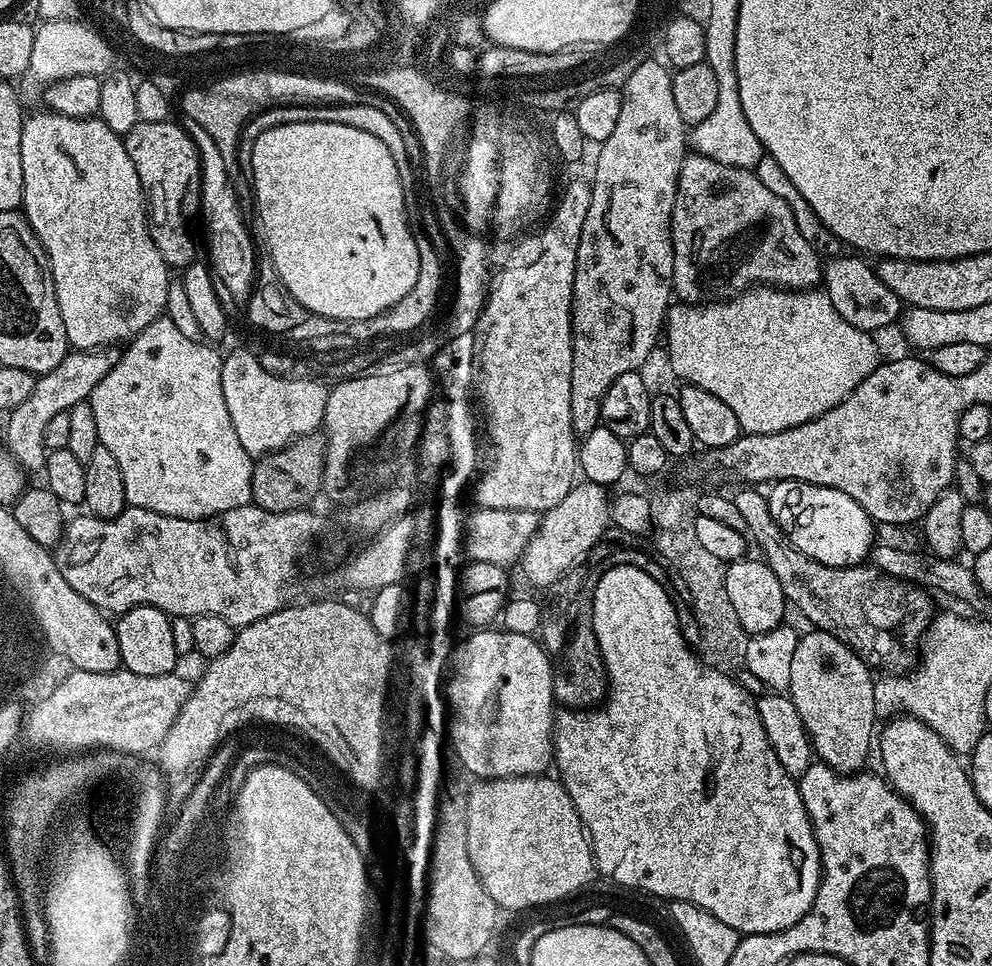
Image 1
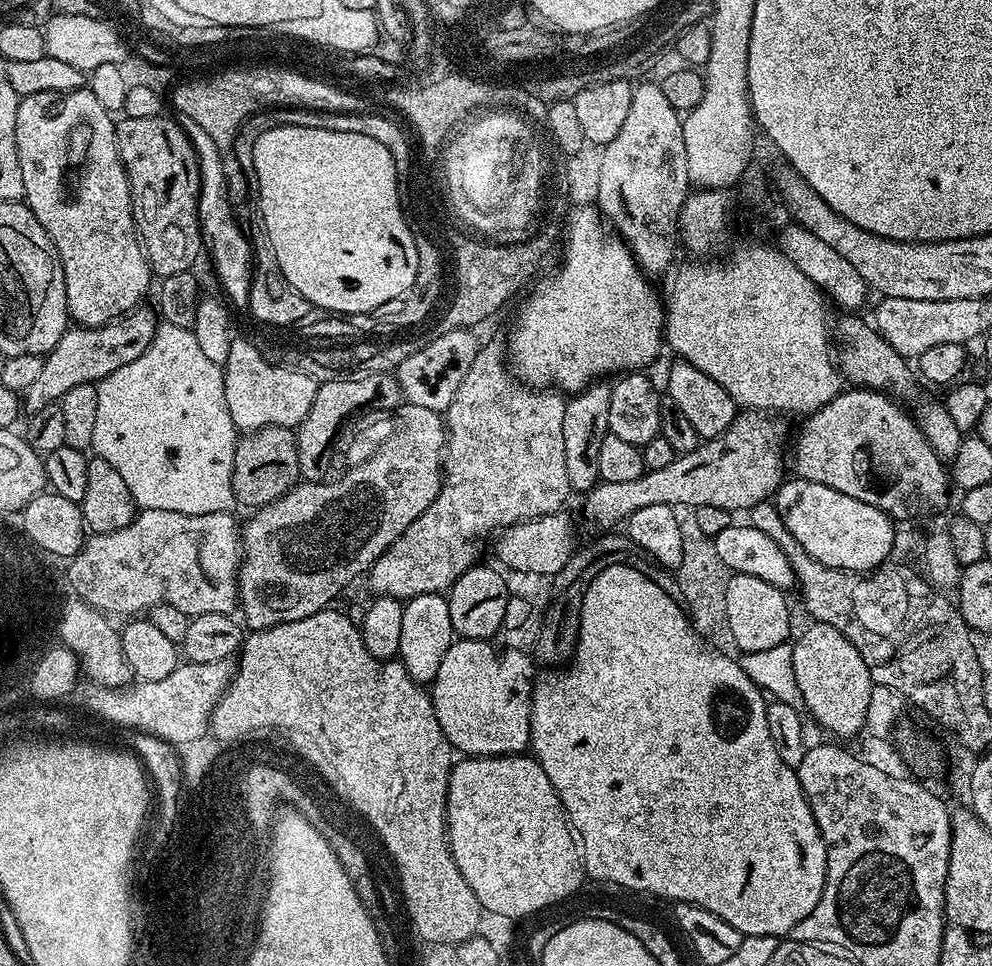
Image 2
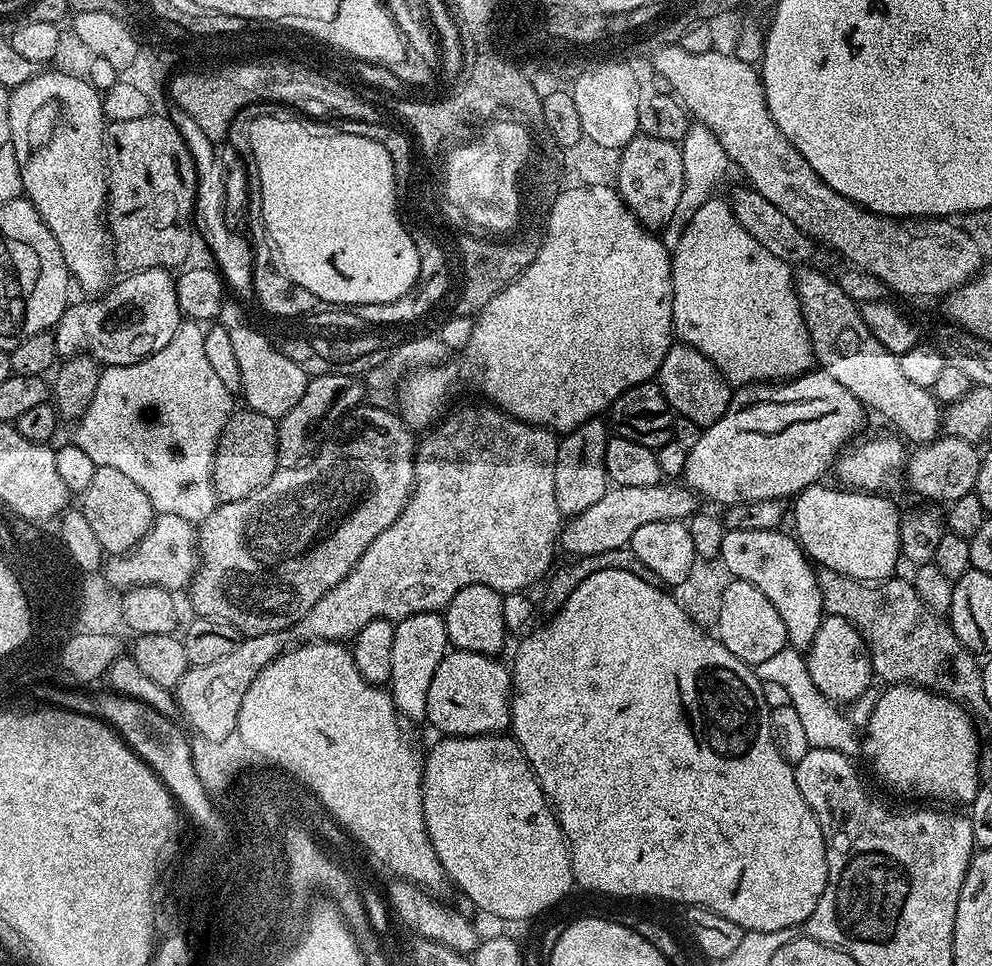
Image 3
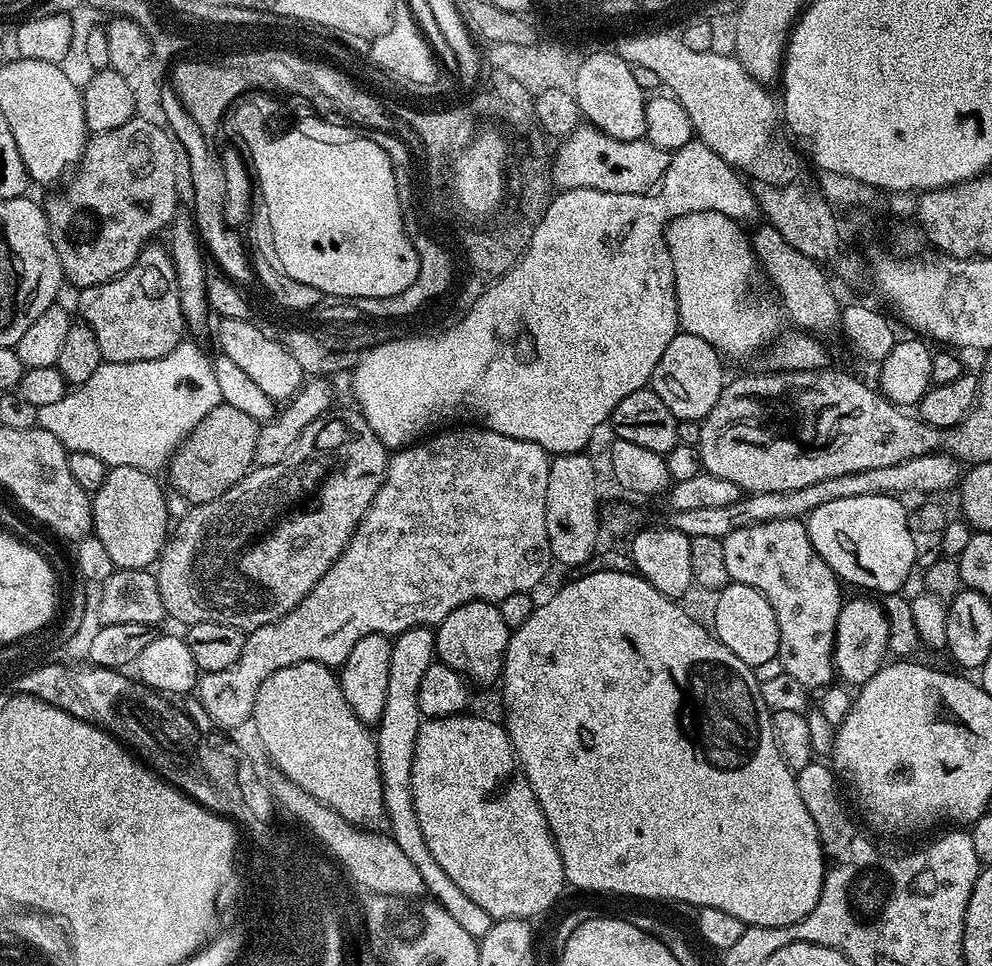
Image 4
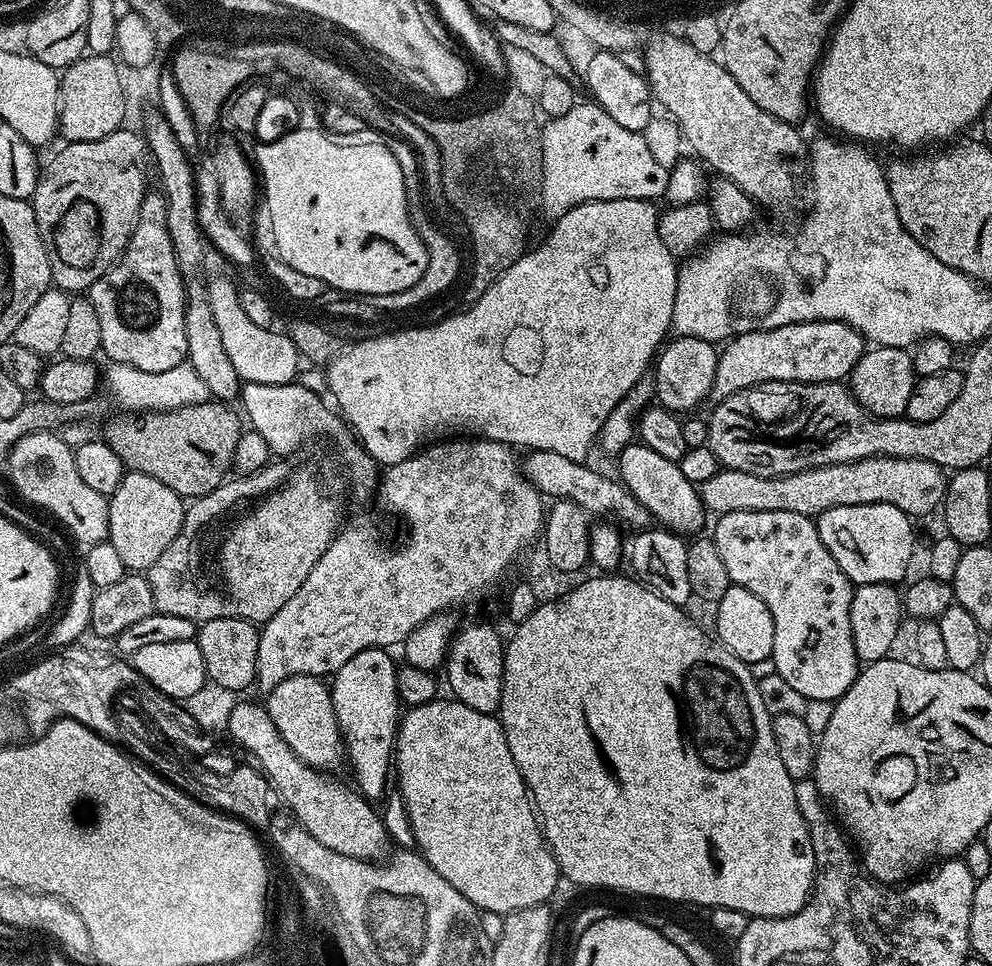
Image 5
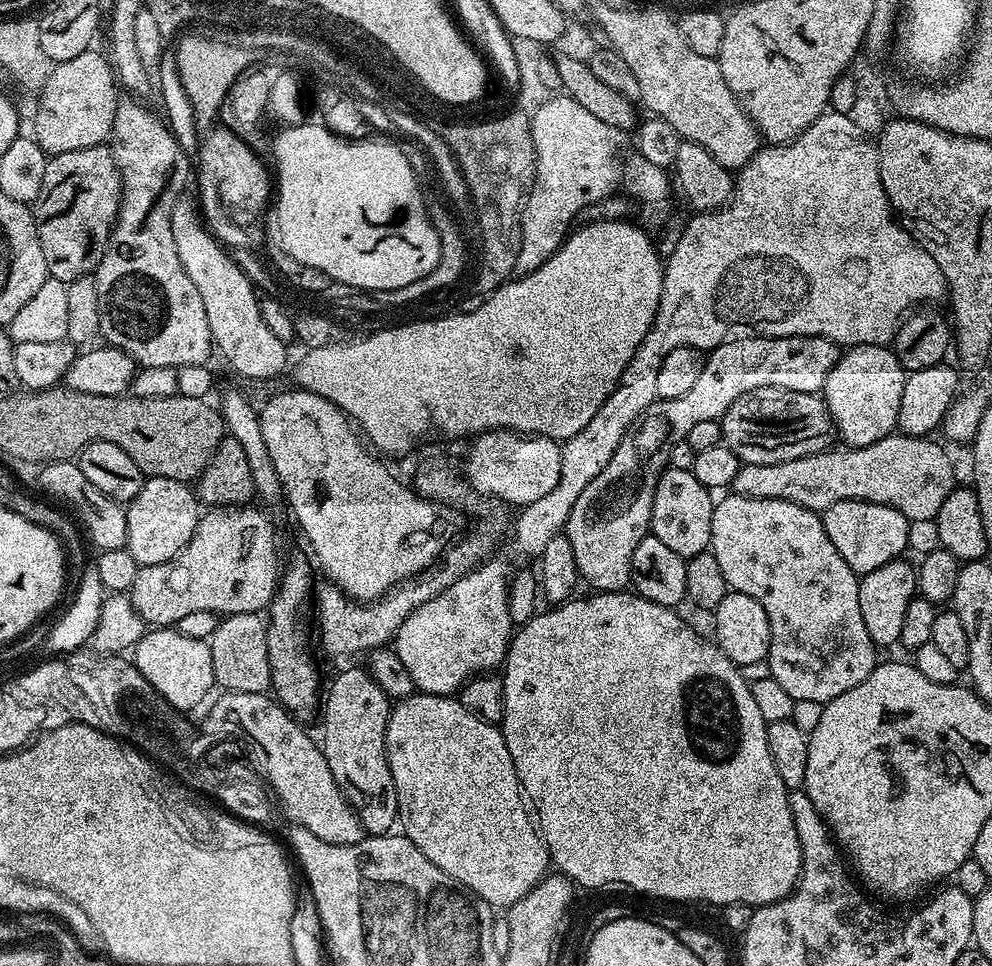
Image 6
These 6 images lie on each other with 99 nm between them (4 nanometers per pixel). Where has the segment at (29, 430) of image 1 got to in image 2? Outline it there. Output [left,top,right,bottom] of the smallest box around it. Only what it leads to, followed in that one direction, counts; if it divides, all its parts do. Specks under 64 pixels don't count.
[23,306,158,414]

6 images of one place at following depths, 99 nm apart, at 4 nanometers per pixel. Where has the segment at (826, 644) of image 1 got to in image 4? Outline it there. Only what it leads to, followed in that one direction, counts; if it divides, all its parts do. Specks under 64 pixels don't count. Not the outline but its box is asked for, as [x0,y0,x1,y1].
[832,599,889,686]

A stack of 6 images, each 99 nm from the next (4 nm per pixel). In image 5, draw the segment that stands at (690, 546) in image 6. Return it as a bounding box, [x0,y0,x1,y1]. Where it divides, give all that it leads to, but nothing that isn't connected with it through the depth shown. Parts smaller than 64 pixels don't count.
[618,442,706,534]

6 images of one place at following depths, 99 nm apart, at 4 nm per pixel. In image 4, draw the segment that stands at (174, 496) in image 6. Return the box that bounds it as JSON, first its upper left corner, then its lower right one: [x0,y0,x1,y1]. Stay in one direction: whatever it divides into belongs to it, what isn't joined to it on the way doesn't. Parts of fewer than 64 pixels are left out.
[91,466,170,569]

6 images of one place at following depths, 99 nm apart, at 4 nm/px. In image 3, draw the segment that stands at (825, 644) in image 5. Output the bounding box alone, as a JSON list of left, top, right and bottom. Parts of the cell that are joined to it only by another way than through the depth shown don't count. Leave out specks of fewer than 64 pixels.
[719,530,826,650]

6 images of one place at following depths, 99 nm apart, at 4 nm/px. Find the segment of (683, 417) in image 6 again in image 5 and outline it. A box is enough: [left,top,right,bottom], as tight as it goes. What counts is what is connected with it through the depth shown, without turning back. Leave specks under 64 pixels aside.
[711,320,865,402]

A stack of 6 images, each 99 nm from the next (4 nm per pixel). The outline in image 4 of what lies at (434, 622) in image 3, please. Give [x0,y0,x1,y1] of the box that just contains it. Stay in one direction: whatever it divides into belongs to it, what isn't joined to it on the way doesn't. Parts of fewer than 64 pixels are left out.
[376,627,494,939]

